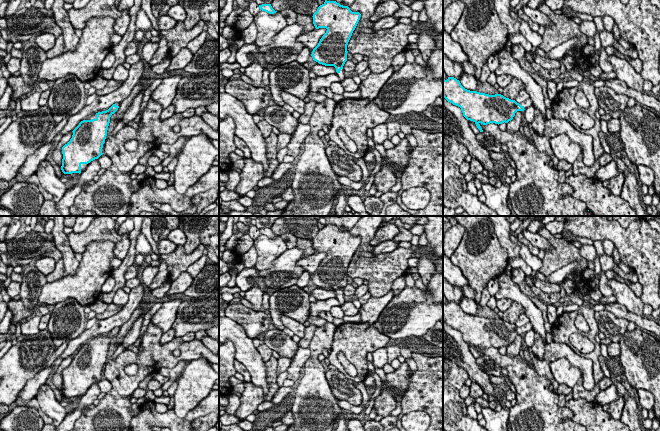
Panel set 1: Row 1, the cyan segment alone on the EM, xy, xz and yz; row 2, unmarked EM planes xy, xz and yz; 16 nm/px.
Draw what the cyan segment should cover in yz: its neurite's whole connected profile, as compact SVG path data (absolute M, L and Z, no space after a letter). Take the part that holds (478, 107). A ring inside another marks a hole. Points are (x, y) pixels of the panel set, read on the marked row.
M454 77L443 79L443 97L453 105L460 107L463 116L473 121L480 132L483 132L481 124L508 123L517 111L524 111L533 105L530 98L519 104L501 94L489 95L467 90Z

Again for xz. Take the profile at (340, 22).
M325 0L312 17L316 29L327 29L312 51L313 60L325 66L334 66L340 80L345 80L343 66L347 61L347 45L361 14L336 1Z

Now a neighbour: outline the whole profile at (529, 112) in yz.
M533 105L527 107L524 111L523 111L526 121L527 123L532 123L535 119L535 108Z

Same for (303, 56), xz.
M303 48L302 51L298 54L297 59L295 61L303 64L308 61L309 57L311 56L313 50L309 48Z

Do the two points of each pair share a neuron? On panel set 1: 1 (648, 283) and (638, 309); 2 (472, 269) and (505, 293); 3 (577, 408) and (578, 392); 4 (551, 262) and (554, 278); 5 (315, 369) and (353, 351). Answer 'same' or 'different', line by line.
1: different
2: different
3: different
4: different
5: different

